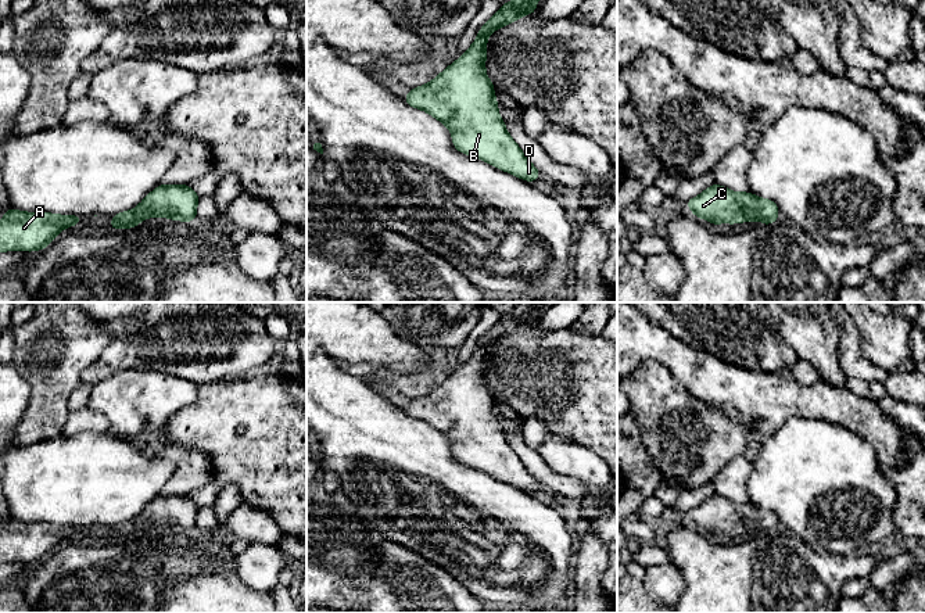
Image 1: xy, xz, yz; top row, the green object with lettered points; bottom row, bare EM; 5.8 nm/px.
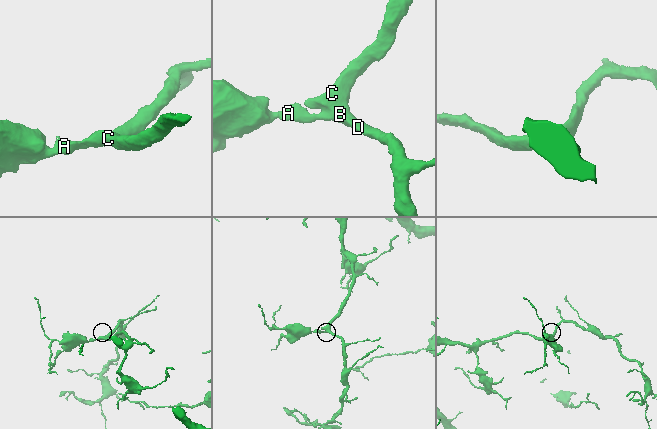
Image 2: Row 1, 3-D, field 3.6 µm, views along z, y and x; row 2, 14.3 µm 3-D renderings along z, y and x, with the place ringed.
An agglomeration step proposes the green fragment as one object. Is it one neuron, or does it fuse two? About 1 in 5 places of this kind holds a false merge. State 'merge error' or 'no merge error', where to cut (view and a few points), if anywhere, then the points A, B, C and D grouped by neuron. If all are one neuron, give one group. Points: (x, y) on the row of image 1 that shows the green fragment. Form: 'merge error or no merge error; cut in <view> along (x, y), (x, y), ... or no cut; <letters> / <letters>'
no merge error; no cut; A B C D

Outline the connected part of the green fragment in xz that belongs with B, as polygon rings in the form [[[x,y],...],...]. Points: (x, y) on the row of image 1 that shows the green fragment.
[[[513,0],[478,31],[473,44],[430,83],[413,87],[402,98],[442,122],[452,133],[453,148],[487,161],[526,182],[535,182],[541,172],[509,136],[498,112],[494,83],[485,74],[487,37],[527,14],[535,12],[535,0]]]

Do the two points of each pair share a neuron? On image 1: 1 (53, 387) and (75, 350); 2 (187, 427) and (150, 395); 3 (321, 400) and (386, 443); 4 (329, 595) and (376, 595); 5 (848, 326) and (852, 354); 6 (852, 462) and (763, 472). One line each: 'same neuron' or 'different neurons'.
1: same neuron
2: different neurons
3: same neuron
4: different neurons
5: same neuron
6: same neuron

